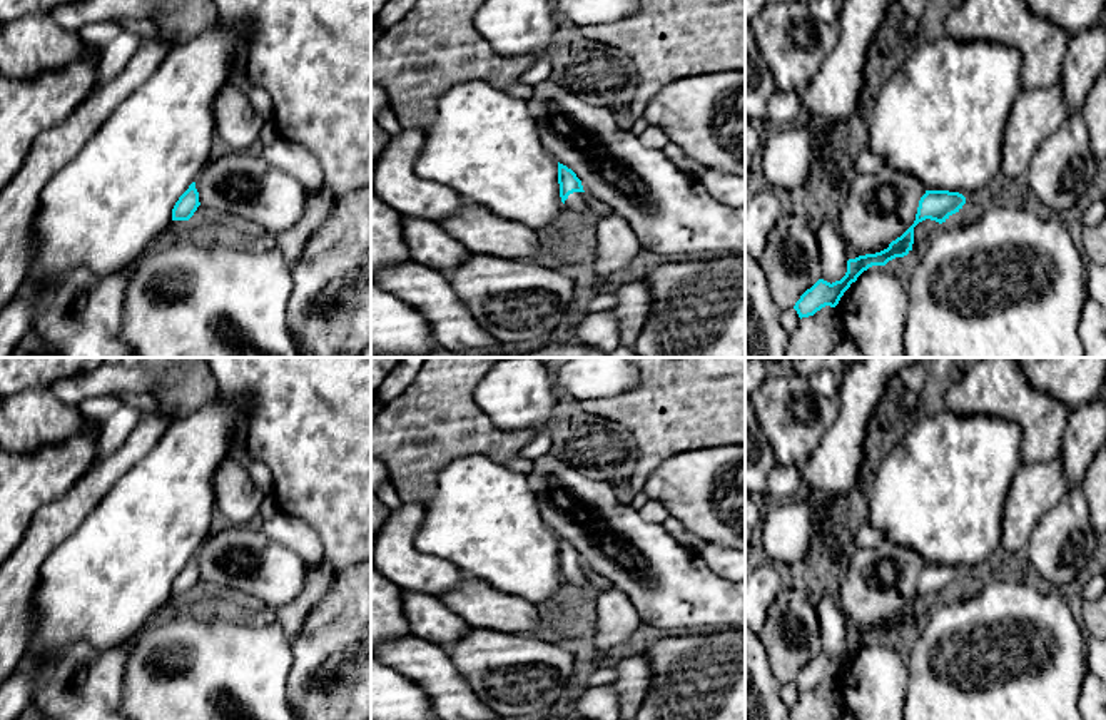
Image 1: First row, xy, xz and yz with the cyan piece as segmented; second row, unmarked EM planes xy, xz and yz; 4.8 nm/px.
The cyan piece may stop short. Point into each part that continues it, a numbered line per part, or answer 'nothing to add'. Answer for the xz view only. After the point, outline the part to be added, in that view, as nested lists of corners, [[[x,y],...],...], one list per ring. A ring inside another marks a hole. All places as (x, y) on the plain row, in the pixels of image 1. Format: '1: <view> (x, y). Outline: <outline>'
1: xz (577, 578). Outline: [[[573,566],[565,575],[565,585],[571,586],[575,590],[583,590],[590,586],[588,576],[586,576],[586,566]]]

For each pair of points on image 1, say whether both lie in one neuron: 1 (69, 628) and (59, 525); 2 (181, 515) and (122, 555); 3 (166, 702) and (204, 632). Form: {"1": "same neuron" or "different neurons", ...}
{"1": "different neurons", "2": "same neuron", "3": "same neuron"}

